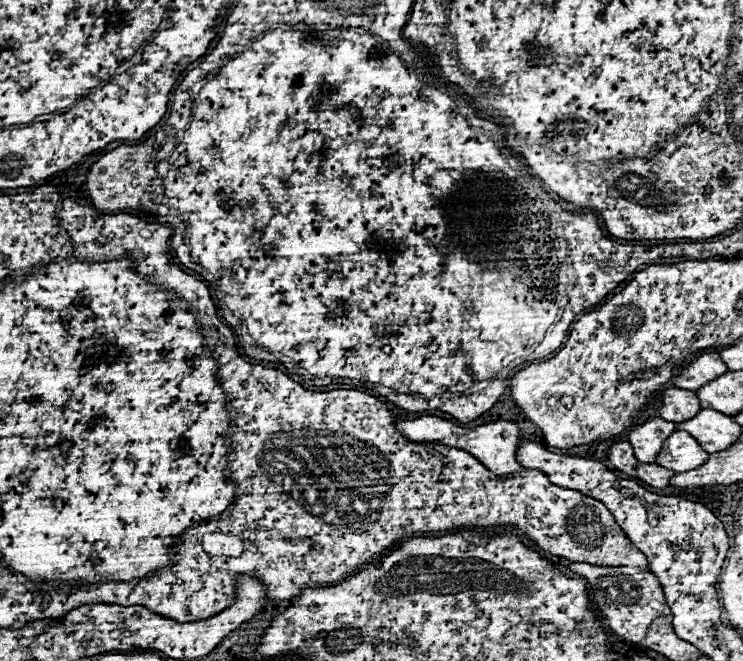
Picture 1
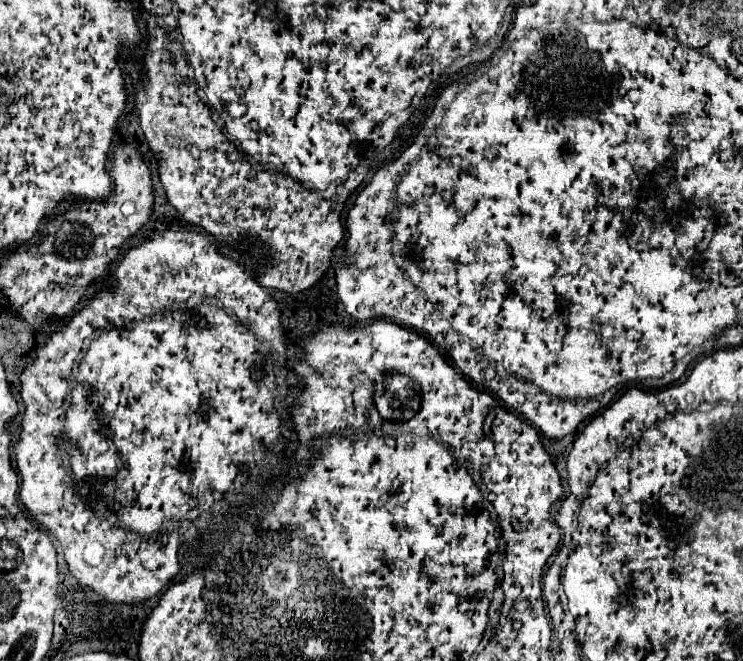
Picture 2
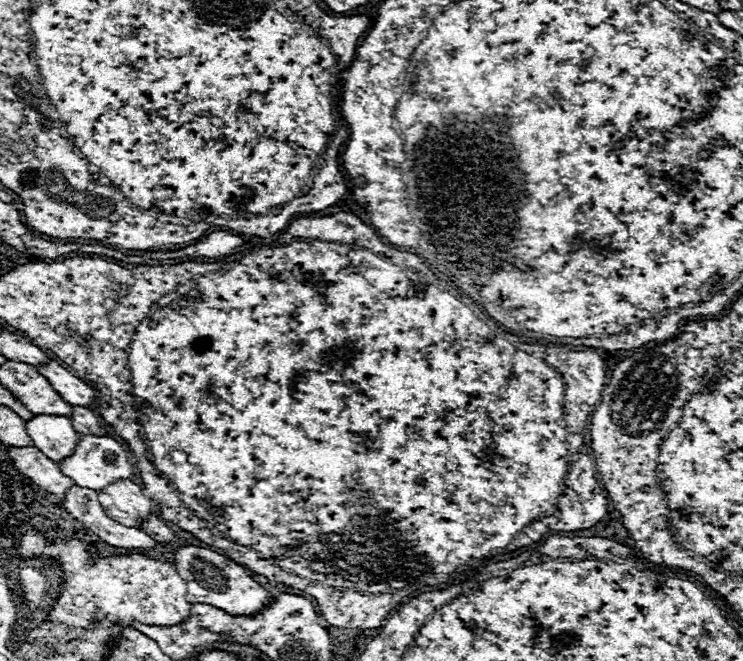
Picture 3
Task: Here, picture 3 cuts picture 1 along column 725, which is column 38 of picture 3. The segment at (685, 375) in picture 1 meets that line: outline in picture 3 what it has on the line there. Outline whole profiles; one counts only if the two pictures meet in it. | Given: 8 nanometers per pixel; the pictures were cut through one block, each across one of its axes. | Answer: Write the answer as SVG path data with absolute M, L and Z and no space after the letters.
M50 360L48 364L38 364L34 366L38 368L38 372L42 372L42 376L46 376L50 380L50 386L62 396L62 400L66 400L72 406L86 406L90 408L94 404L94 388L90 384L86 384L84 380L76 378L68 368L62 368L58 362Z

